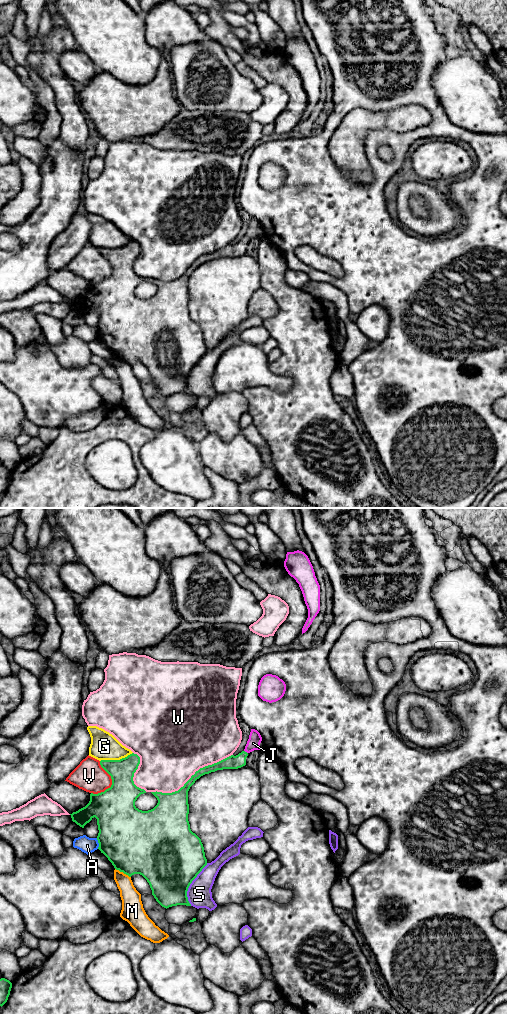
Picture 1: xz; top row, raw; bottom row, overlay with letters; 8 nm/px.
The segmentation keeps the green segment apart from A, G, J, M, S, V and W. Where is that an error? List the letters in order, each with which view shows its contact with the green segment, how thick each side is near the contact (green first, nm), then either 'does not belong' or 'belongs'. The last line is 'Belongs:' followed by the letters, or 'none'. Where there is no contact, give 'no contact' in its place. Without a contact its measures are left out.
A: meets green in xz; 480 nm thick on the green side, 130 nm on the other; does not belong
G: meets green in xz; 200 nm thick on the green side, 220 nm on the other; does not belong
J: meets green in xz; 110 nm thick on the green side, 110 nm on the other; belongs
M: meets green in xz; 480 nm thick on the green side, 160 nm on the other; does not belong
S: meets green in xz; 500 nm thick on the green side, 200 nm on the other; does not belong
V: meets green in xz; 320 nm thick on the green side, 240 nm on the other; does not belong
W: meets green in xz; 190 nm thick on the green side, 500 nm on the other; does not belong
Belongs: J

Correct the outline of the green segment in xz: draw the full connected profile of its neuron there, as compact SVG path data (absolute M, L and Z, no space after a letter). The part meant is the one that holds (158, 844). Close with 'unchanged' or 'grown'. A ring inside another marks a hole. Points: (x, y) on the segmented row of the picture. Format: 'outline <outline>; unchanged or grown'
outline M251 729L245 749L238 755L231 755L217 763L200 768L178 791L151 792L158 803L148 811L139 810L135 806L137 798L146 793L133 781L134 773L140 764L140 757L132 753L120 760L101 760L100 765L111 776L112 785L104 792L91 793L89 803L70 814L72 821L84 828L95 817L99 830L98 849L116 870L129 877L134 874L142 875L149 883L152 895L162 907L167 909L177 905L191 906L187 897L188 888L207 865L207 859L201 839L190 829L188 791L195 781L205 774L245 766L248 754L254 750L261 750L261 741L260 733Z; grown

